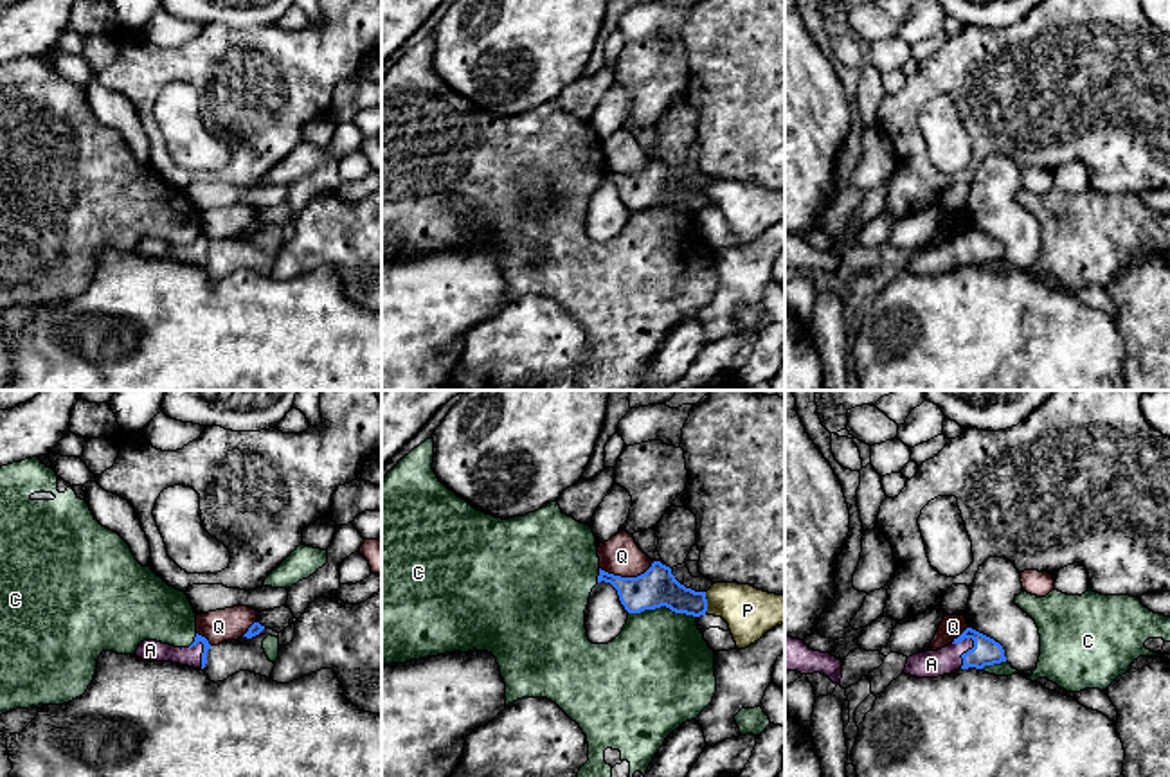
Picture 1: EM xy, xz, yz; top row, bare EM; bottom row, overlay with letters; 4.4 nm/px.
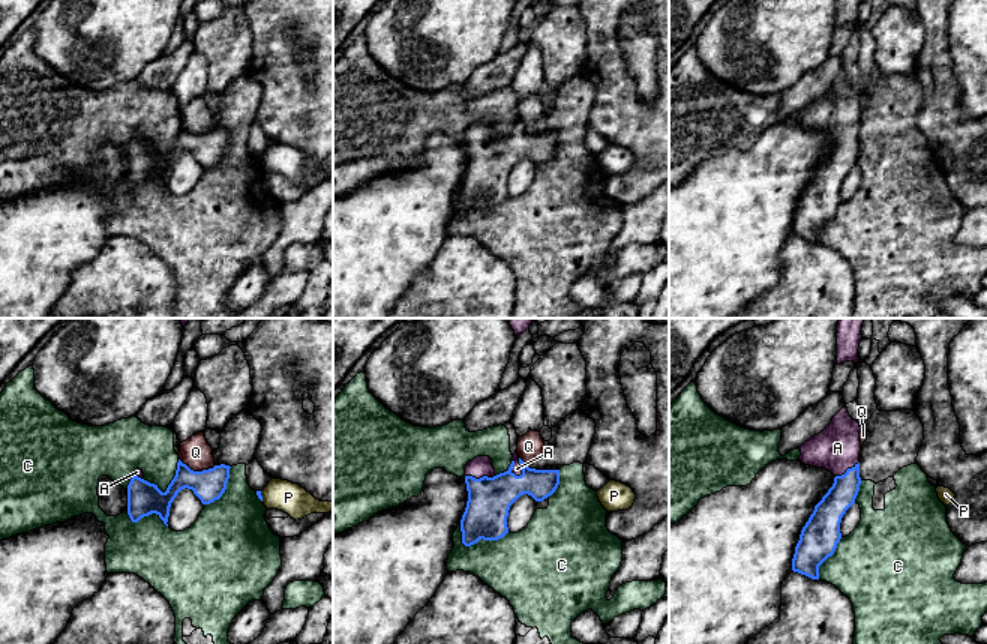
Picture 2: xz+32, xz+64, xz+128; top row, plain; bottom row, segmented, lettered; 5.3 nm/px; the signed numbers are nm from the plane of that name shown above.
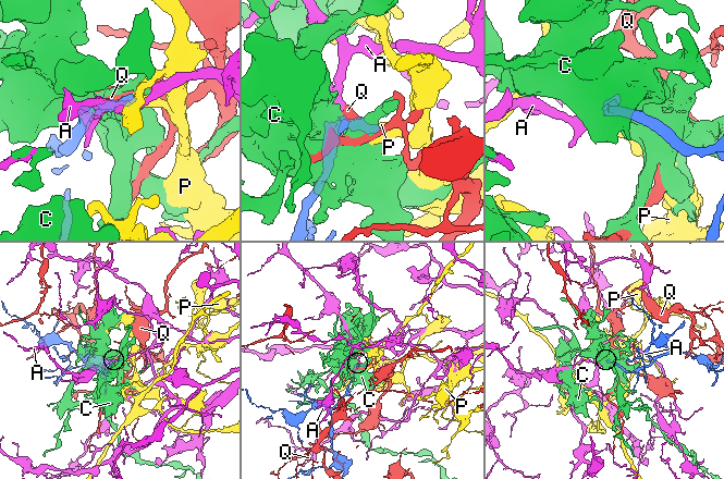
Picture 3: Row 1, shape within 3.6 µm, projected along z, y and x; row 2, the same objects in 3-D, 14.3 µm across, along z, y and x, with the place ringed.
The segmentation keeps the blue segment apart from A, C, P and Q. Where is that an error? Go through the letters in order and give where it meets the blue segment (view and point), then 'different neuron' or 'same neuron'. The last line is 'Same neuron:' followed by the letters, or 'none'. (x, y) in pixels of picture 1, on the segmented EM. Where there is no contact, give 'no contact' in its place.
A: contact yz (967, 651); same neuron
C: contact xz (663, 605); different neuron
P: contact xz (706, 603); different neuron
Q: contact xz (627, 578); different neuron
Same neuron: A

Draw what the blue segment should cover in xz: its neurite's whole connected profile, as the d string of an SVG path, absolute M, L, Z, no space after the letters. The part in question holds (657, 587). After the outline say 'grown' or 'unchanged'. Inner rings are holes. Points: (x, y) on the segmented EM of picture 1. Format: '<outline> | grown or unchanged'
M653 561L637 577L621 577L599 568L598 583L601 581L610 583L617 590L619 601L628 613L641 613L661 606L693 617L706 615L707 612L706 592L695 592L680 585L671 568L661 561Z | unchanged

